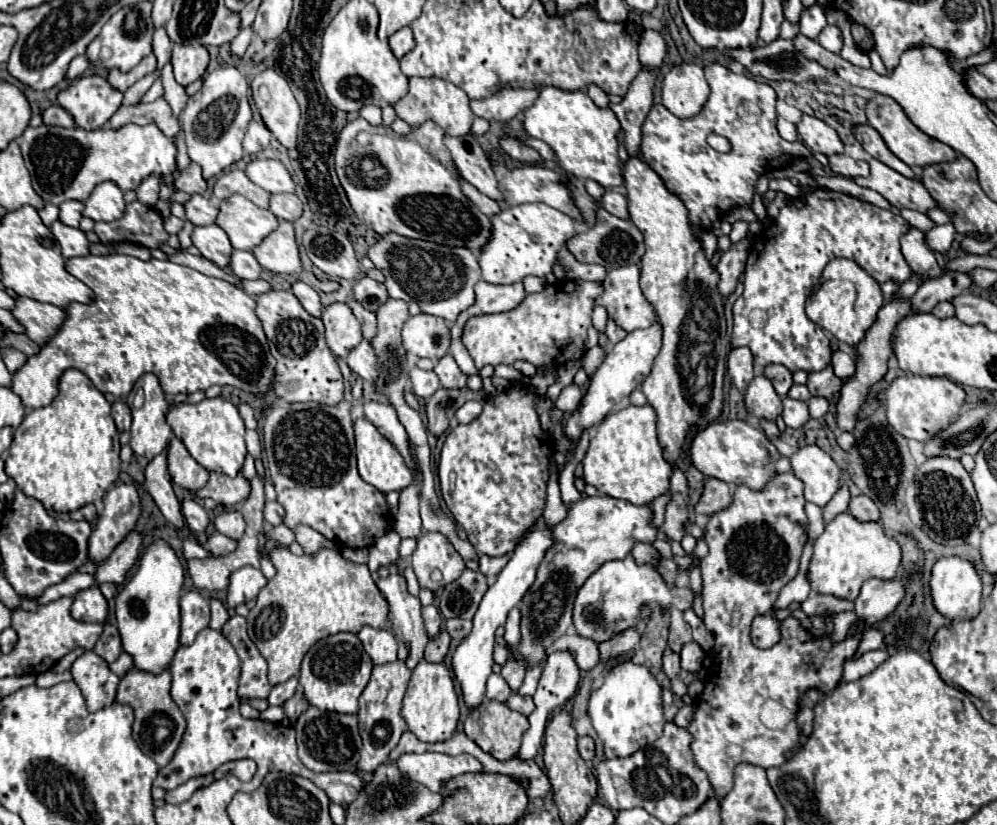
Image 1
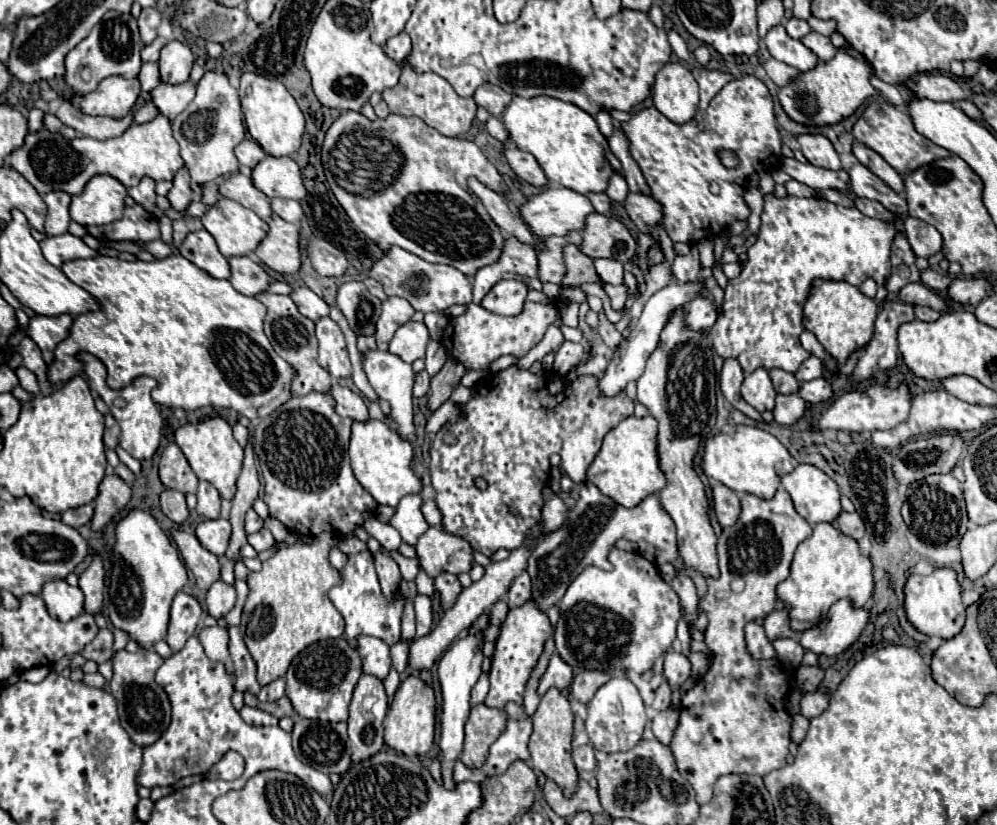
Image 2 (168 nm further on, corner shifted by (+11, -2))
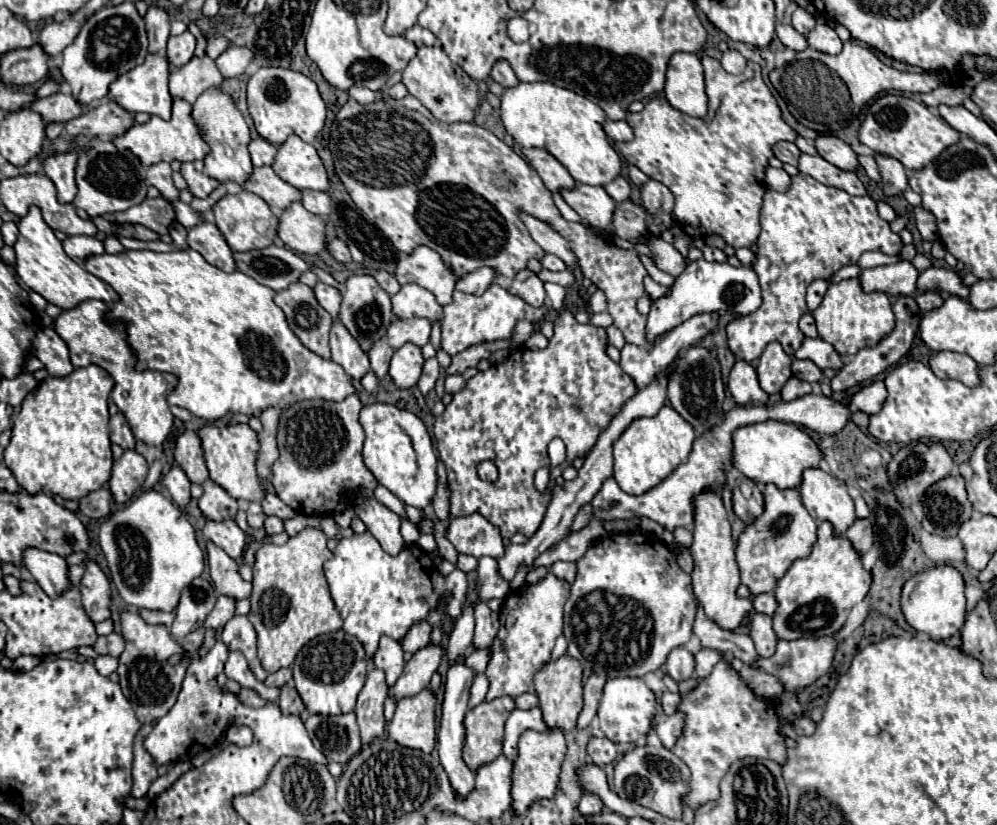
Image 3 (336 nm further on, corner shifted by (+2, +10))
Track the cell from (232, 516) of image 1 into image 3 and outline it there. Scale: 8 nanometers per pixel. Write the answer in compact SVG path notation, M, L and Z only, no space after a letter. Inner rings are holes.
M208 519L204 525L204 537L210 539L220 549L224 549L232 559L238 559L246 549L246 535L236 525L234 519L224 519L224 521Z

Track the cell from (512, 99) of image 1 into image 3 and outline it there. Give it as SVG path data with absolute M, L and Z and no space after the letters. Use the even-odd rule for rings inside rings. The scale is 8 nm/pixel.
M504 59L494 65L494 69L492 69L492 79L494 79L496 83L500 83L504 89L512 89L512 87L518 85L518 79L516 79L512 67L510 67Z

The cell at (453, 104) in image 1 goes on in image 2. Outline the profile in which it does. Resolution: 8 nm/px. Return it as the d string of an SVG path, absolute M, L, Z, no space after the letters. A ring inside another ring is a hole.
M409 63L403 65L399 83L383 91L383 99L387 101L391 113L405 115L405 117L415 115L421 121L425 121L429 127L437 129L441 135L447 135L447 137L459 137L467 133L477 111L475 101L459 97L455 89L449 85L449 81L439 77L437 73L417 73Z

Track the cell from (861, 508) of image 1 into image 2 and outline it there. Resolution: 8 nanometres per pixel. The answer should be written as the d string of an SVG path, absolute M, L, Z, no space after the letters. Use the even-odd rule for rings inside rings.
M843 511L837 527L843 535L851 535L851 539L855 539L855 541L859 541L865 535L865 525L857 513L845 513Z

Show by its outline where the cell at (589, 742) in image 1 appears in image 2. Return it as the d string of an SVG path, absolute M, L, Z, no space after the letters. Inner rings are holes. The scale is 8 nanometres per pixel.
M589 745L575 747L573 749L573 763L575 763L577 771L595 771L597 761L595 761L593 747L589 747Z

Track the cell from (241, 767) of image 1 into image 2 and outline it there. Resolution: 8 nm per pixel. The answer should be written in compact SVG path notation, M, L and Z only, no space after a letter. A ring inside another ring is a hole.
M227 751L227 755L223 755L223 759L219 763L215 763L215 767L211 767L211 771L207 771L205 777L233 781L243 775L243 769L245 769L243 757L237 751Z

